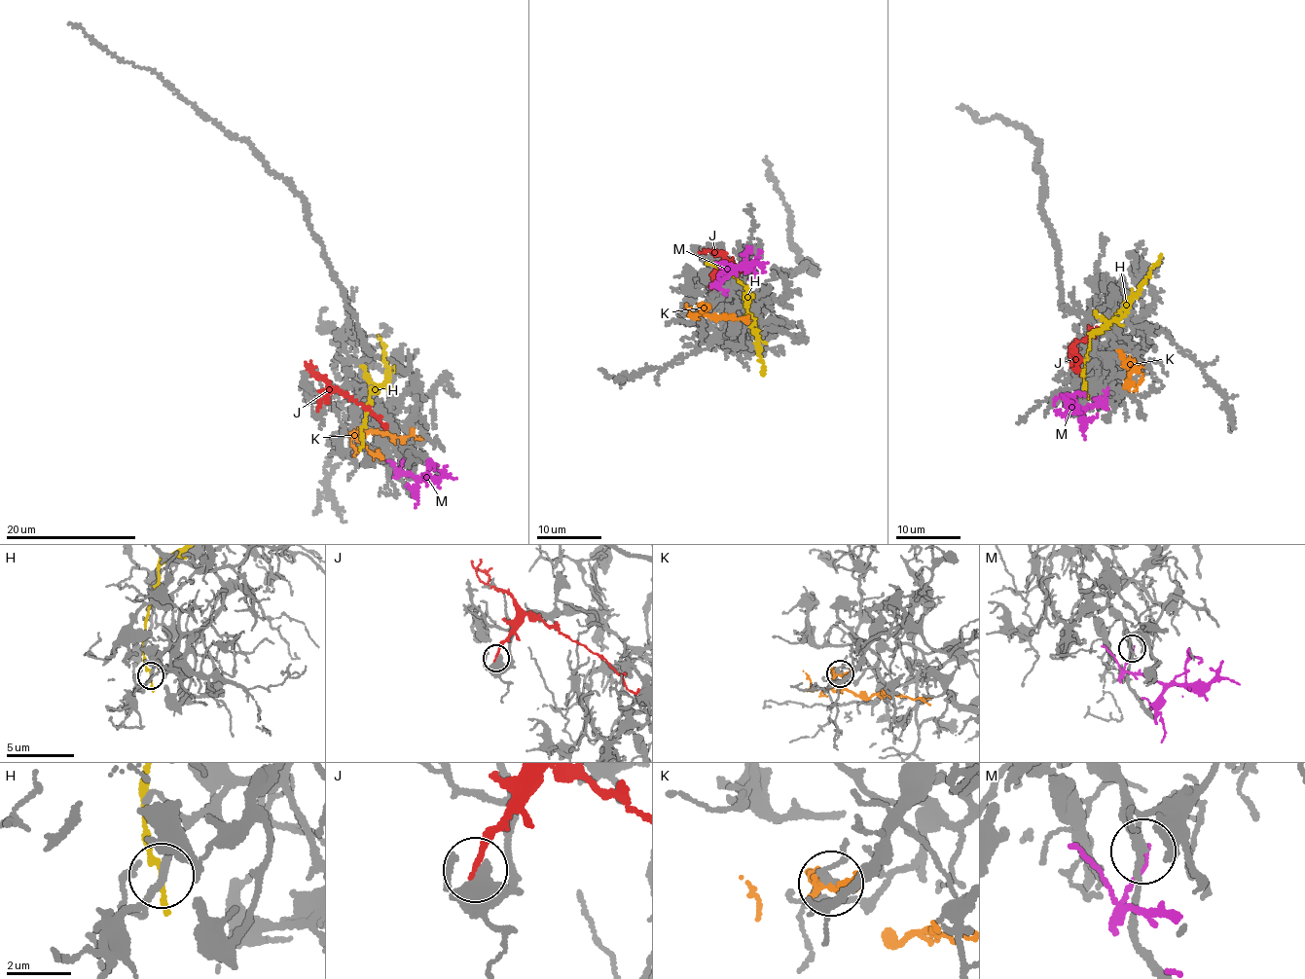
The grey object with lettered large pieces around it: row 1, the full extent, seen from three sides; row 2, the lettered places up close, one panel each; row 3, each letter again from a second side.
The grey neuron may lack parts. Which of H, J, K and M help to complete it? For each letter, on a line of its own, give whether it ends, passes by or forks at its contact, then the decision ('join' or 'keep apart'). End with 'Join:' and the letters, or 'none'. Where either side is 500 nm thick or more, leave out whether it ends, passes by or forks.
H: it ends | keep apart
J: it ends | keep apart
K: it forks | keep apart
M: it ends | keep apart
Join: none

